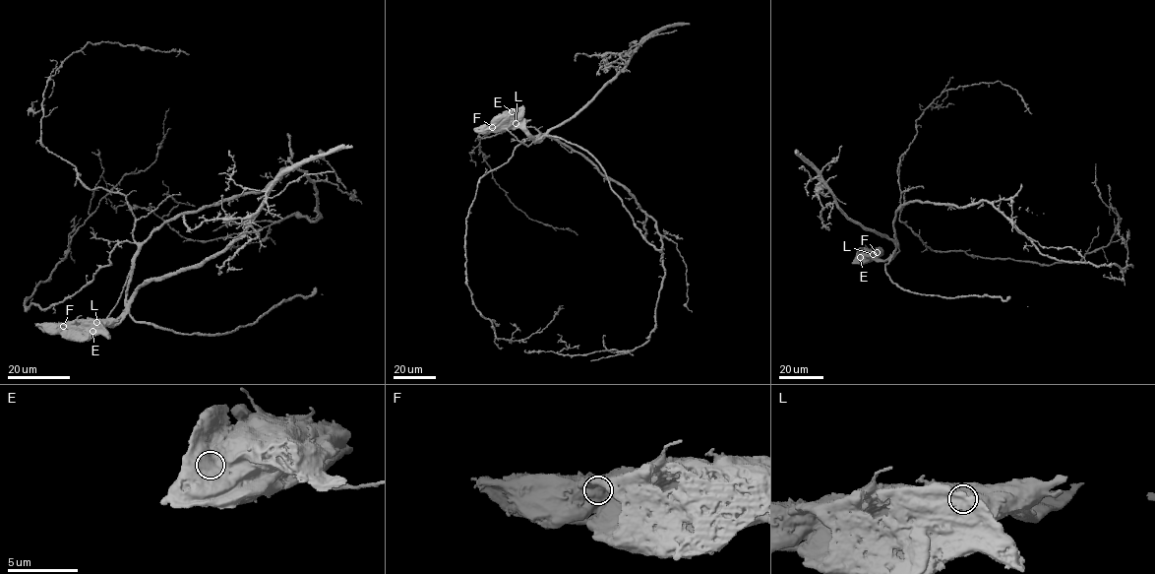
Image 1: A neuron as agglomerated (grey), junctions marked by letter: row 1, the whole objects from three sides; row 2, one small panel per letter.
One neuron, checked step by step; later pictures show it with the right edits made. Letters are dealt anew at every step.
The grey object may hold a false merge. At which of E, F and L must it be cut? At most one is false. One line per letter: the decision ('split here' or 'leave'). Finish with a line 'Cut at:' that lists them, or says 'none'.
E: leave
F: split here
L: leave
Cut at: F

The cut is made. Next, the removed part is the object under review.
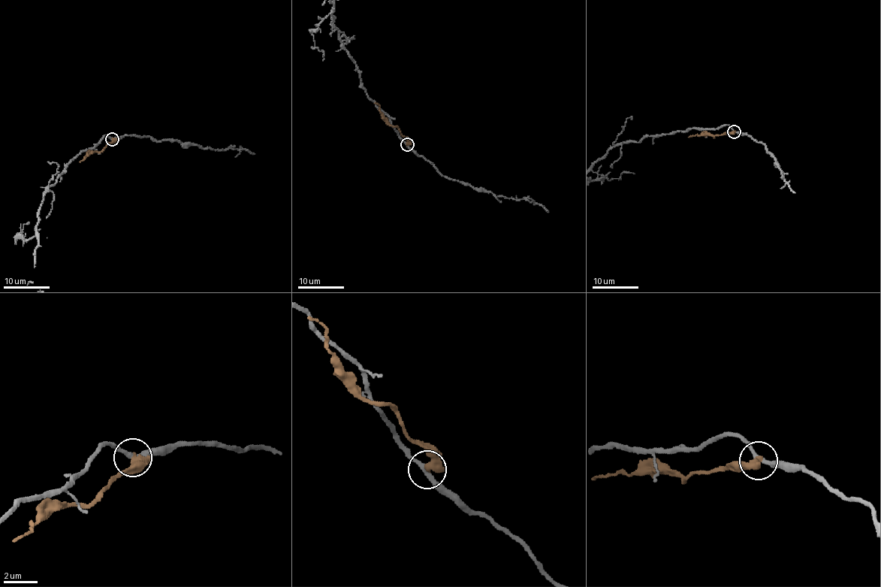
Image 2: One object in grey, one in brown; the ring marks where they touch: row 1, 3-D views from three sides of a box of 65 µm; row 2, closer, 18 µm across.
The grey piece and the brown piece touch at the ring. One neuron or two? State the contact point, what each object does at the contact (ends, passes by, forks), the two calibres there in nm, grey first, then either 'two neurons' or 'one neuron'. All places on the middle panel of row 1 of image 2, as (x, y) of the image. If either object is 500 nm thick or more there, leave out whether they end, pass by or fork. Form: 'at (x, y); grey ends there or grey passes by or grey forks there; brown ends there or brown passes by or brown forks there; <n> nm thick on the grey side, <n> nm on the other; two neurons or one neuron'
at (407, 144); 260 nm thick on the grey side, 550 nm on the other; two neurons

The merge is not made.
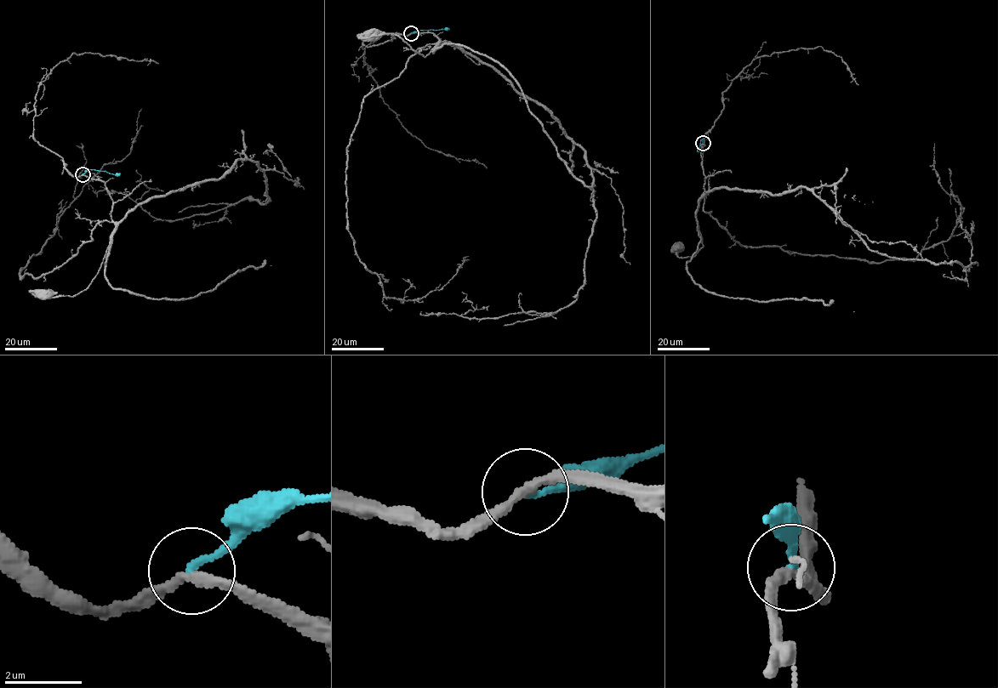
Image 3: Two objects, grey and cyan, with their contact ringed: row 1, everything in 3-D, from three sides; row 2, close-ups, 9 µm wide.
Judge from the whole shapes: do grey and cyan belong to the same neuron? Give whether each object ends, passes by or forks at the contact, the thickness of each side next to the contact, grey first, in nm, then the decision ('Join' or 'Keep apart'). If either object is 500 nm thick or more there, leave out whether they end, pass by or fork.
At the ring grey passes by. At the ring cyan ends. Thickness 240 nm (grey) against 150 nm. Keep apart

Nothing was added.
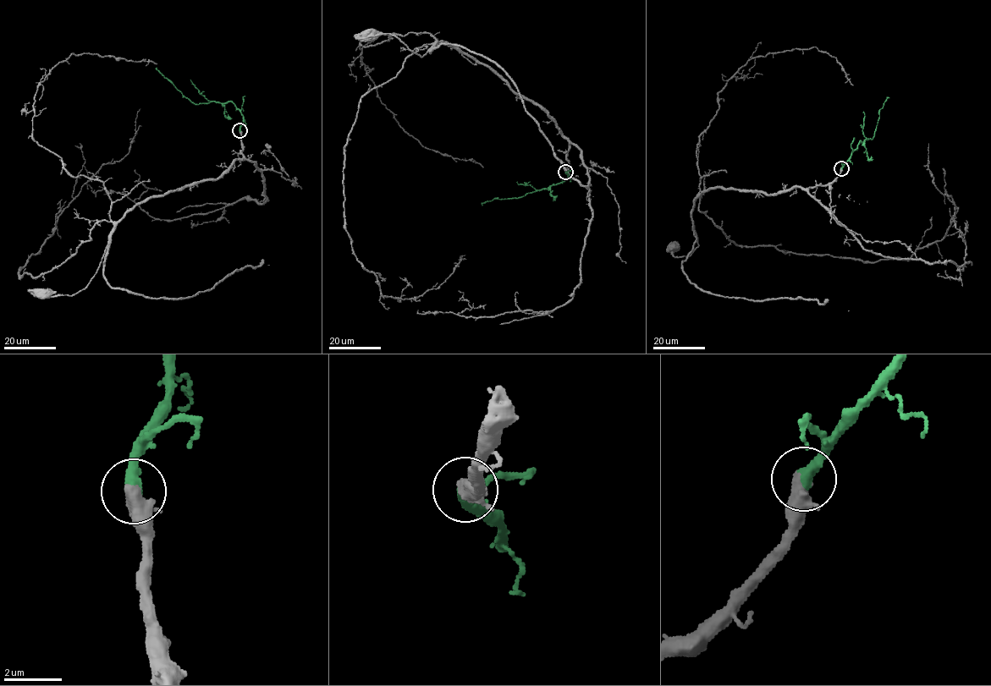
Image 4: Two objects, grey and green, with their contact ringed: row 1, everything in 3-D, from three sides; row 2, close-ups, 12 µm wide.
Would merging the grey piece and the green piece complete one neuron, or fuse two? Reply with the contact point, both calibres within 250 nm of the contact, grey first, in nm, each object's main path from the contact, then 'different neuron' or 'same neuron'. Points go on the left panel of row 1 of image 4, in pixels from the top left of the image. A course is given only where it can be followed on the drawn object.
place (239, 130); calibres 400 and 480 nm; course grey (239, 130), (243, 159), (228, 170), (129, 208), (85, 288), (69, 295), (42, 292); course green (239, 130), (243, 116), (232, 102), (194, 104), (156, 68); same neuron

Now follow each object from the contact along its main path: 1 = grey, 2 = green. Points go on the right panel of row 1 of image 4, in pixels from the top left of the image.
1: (841, 168), (826, 184), (769, 194), (705, 190), (691, 210), (698, 245), (674, 256), (670, 246)
2: (841, 168), (861, 140), (872, 138), (880, 110), (889, 97)

